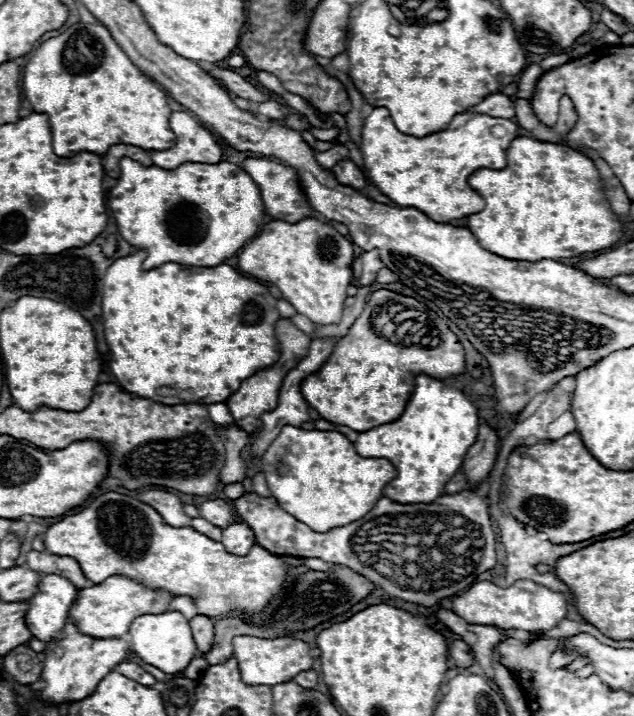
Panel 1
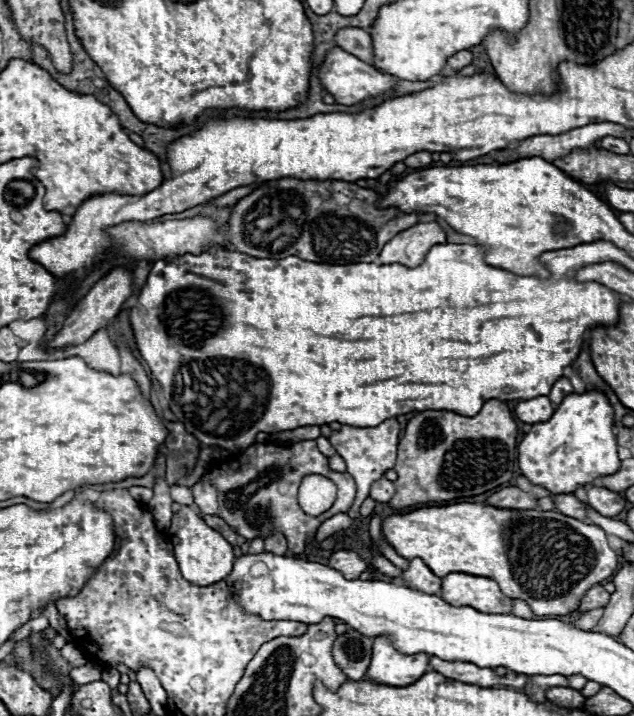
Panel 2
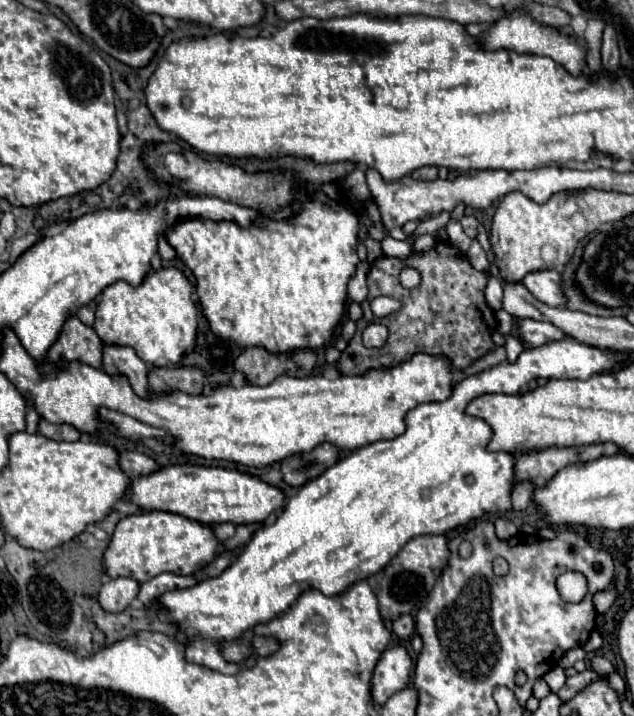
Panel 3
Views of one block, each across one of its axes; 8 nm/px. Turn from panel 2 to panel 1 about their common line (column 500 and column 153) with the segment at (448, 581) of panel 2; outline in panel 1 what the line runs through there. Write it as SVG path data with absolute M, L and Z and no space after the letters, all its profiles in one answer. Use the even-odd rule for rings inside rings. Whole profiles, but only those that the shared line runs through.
M112 576L102 584L82 588L76 602L68 610L68 620L76 624L82 634L88 634L92 638L120 638L128 632L128 626L132 624L132 618L136 618L136 614L160 614L160 610L168 608L170 600L172 596L164 590L152 592L128 578Z

